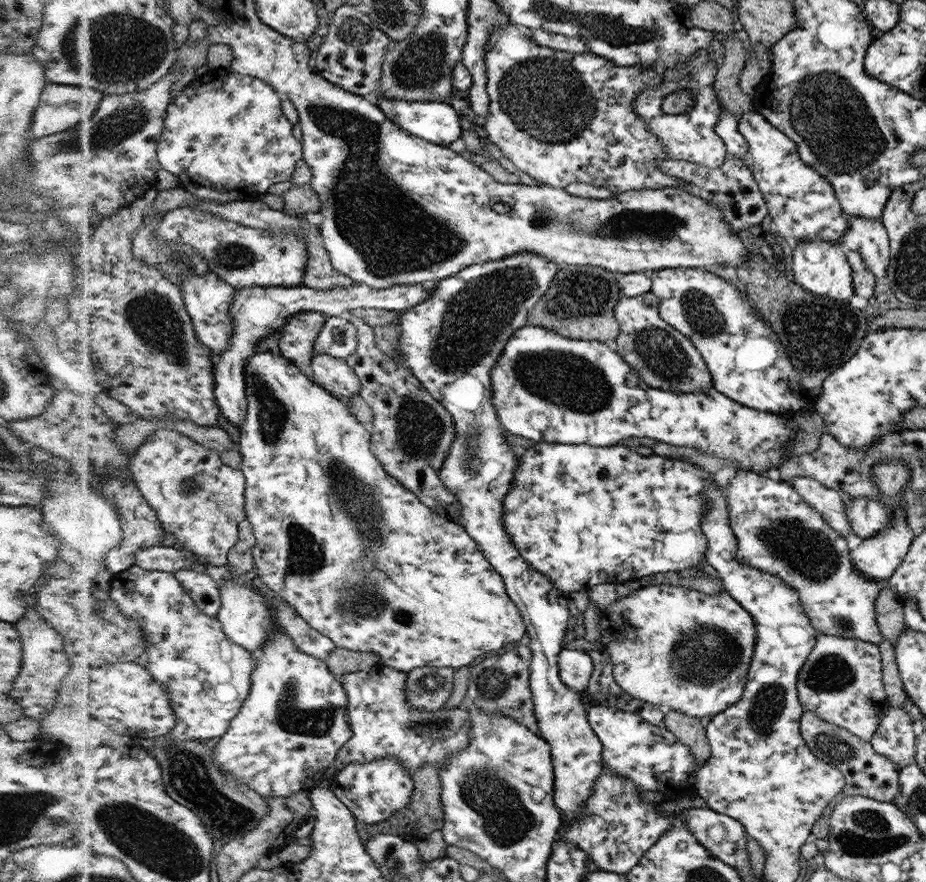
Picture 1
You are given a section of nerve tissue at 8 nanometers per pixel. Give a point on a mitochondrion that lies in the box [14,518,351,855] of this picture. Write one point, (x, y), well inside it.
(187, 775)

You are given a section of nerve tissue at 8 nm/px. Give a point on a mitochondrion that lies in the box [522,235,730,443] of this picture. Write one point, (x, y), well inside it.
(664, 357)

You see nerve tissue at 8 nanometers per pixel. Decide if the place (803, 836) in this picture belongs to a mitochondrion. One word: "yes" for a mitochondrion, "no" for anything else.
no

